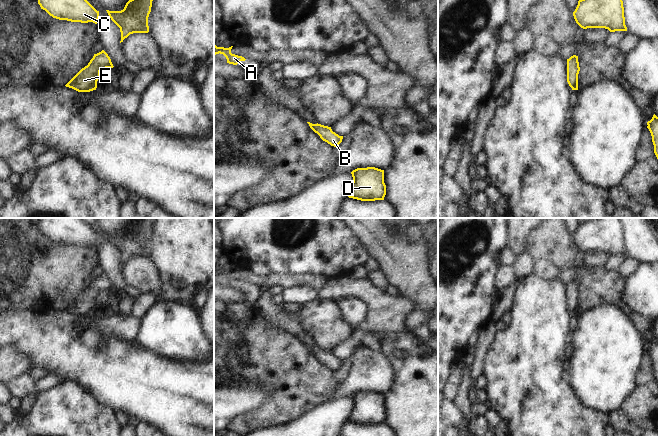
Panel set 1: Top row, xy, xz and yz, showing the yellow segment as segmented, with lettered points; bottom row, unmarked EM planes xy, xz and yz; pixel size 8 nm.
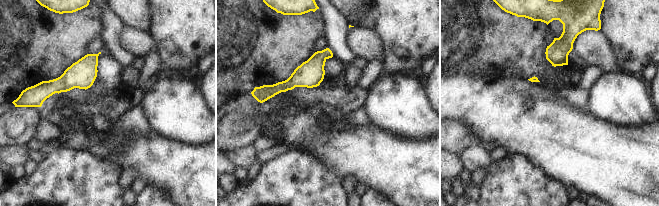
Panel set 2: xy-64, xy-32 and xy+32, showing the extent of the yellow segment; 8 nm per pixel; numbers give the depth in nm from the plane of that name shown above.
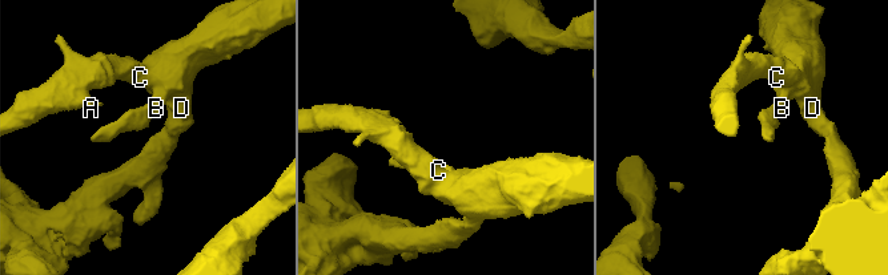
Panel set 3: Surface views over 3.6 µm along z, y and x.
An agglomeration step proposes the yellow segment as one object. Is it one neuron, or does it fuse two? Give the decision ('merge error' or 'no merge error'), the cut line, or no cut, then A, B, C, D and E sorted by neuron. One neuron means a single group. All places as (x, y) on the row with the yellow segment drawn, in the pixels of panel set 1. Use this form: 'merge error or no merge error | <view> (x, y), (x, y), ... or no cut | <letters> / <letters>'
no merge error | no cut | A B C D E

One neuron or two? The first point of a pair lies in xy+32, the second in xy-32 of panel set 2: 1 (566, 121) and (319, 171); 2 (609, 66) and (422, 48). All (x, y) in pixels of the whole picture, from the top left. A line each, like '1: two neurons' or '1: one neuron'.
1: two neurons
2: two neurons

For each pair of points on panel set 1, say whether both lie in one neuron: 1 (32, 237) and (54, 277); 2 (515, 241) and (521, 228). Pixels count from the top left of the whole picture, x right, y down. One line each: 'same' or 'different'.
1: same
2: same

